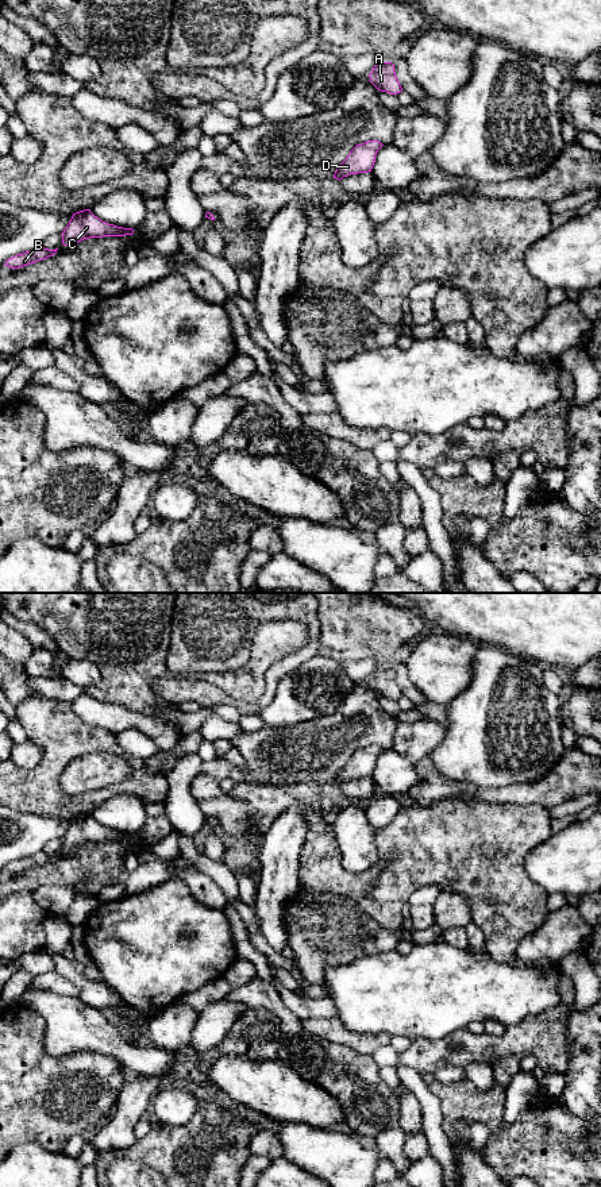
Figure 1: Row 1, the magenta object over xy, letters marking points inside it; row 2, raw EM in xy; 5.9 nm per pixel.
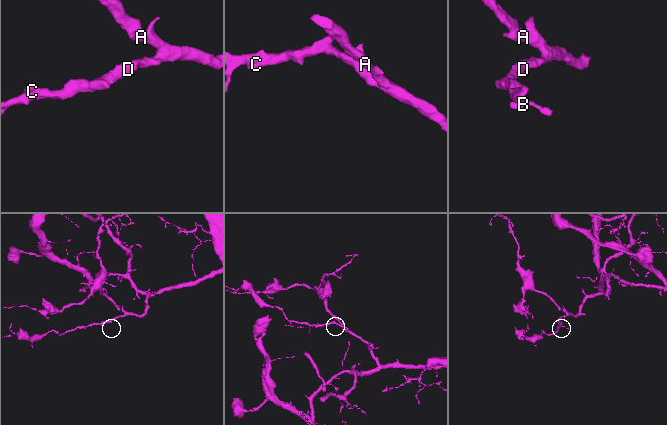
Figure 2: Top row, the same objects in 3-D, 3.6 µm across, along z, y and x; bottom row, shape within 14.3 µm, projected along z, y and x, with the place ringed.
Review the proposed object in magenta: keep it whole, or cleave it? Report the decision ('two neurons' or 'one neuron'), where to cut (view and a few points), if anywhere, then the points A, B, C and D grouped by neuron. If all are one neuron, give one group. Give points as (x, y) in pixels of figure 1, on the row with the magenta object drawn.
one neuron | no cut | A B C D

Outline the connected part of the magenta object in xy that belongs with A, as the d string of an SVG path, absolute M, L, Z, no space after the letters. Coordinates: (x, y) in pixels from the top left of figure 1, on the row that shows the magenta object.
M377 62L369 77L369 81L381 92L397 95L402 90L392 62Z

